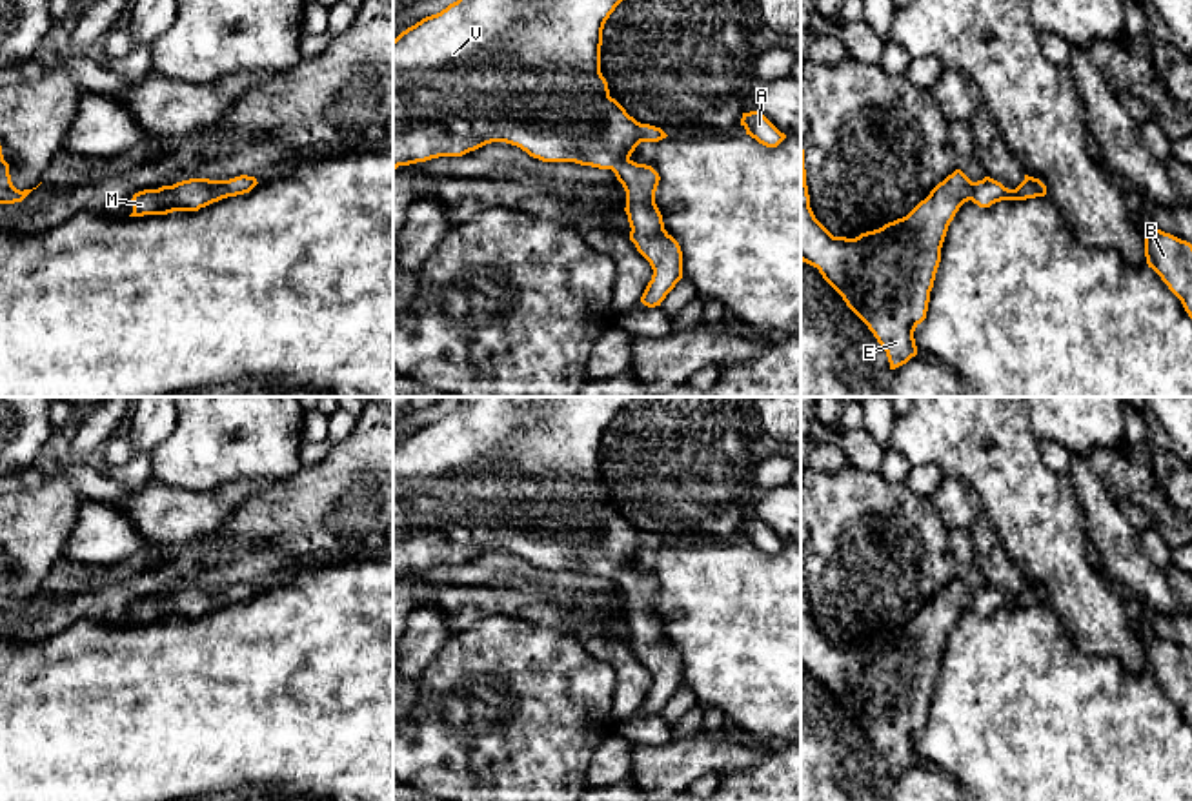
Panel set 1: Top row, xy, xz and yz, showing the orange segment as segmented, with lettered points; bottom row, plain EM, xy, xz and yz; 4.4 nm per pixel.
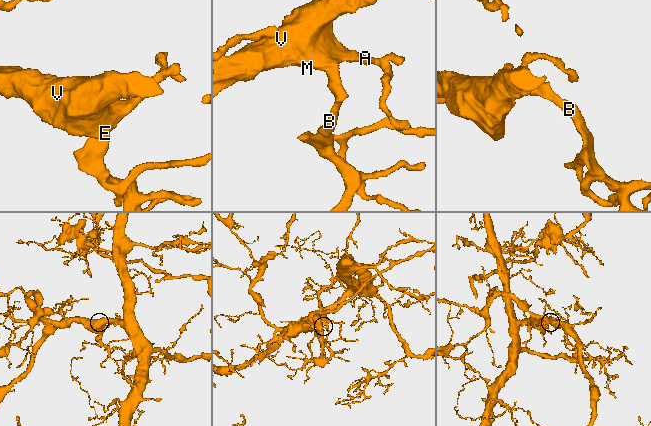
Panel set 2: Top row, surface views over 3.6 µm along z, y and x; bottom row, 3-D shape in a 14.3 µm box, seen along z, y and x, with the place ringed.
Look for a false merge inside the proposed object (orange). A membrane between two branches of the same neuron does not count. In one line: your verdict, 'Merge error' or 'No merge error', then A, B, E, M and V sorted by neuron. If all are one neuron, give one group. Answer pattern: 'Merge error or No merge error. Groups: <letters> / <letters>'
No merge error. Groups: A B E M V

